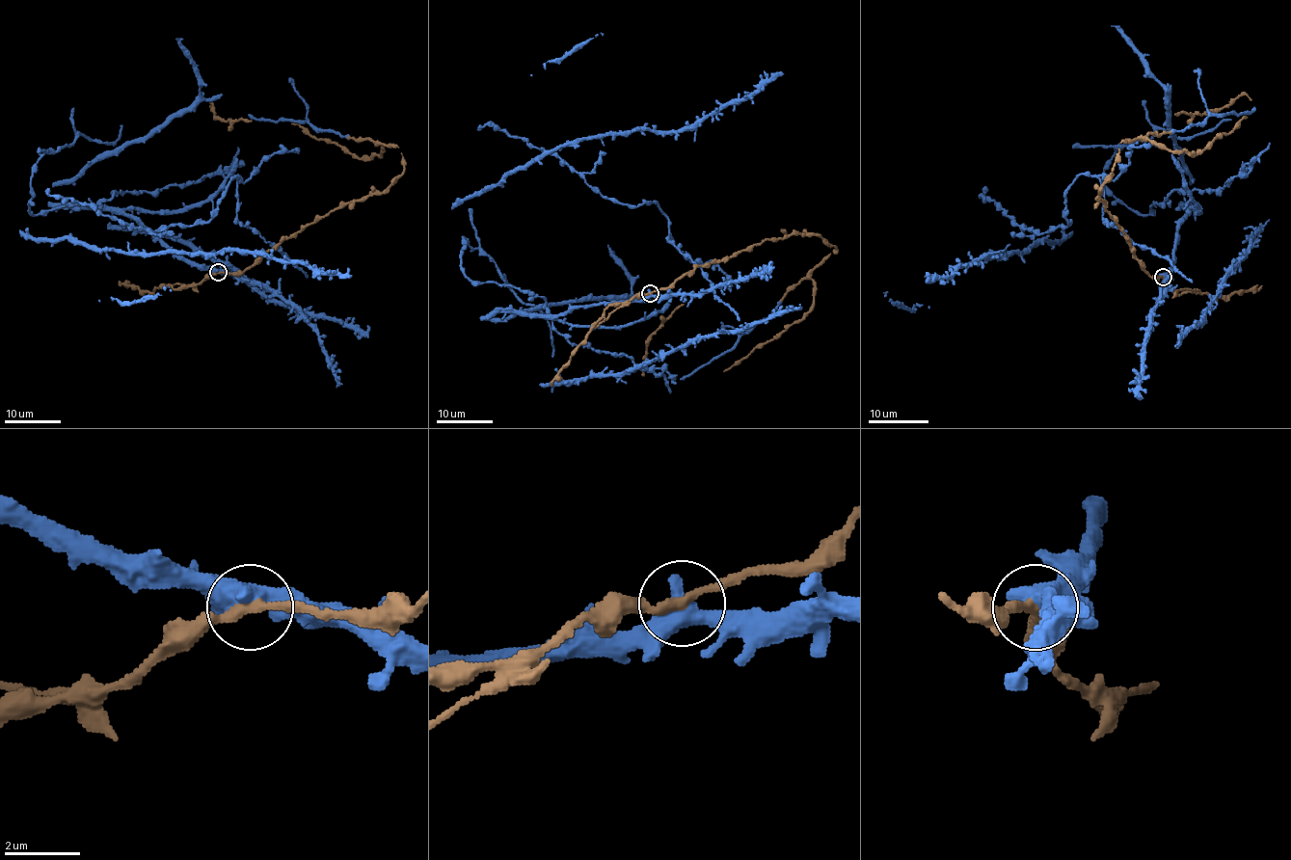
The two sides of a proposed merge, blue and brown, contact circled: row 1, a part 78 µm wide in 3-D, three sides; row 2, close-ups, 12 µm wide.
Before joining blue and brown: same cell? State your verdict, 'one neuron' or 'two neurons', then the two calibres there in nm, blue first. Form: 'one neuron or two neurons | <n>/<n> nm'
one neuron | 550/240 nm

